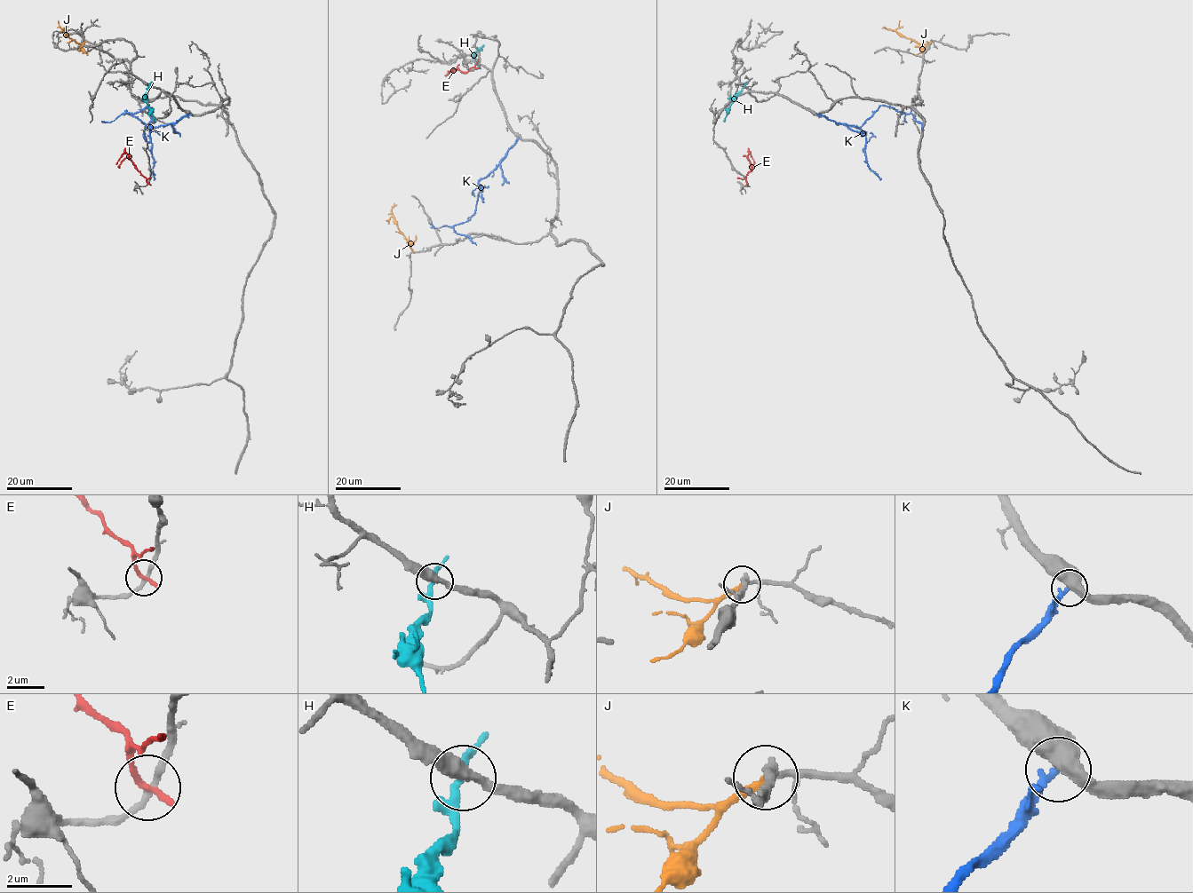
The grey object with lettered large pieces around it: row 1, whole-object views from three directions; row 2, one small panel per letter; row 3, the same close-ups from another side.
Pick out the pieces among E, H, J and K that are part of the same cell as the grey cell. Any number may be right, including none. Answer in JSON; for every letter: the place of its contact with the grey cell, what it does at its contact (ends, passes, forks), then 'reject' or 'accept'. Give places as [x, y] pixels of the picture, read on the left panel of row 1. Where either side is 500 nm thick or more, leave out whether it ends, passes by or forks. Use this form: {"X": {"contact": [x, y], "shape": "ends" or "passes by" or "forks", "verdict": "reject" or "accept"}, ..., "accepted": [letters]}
{"E": {"contact": [147, 183], "shape": "ends", "verdict": "reject"}, "H": {"contact": [149, 85], "shape": "passes by", "verdict": "reject"}, "J": {"contact": [84, 41], "shape": "ends", "verdict": "accept"}, "K": {"contact": [190, 114], "shape": "ends", "verdict": "reject"}, "accepted": ["J"]}

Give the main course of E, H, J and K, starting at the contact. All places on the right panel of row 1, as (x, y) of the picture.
E: (747, 183), (745, 176), (751, 170), (750, 154), (753, 164)
H: (743, 85), (724, 122)
J: (930, 41), (919, 44), (892, 29), (882, 27)
K: (817, 114), (838, 123), (860, 127), (881, 105), (886, 105), (902, 114), (911, 114), (924, 130)

